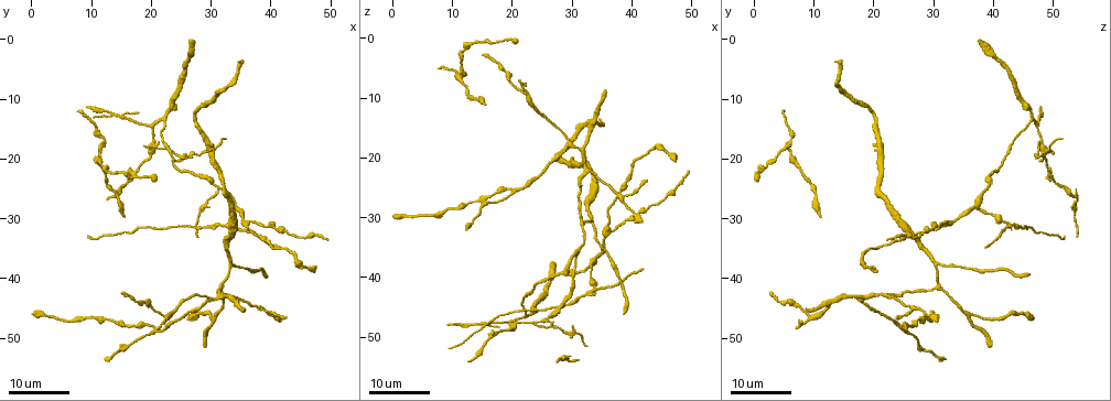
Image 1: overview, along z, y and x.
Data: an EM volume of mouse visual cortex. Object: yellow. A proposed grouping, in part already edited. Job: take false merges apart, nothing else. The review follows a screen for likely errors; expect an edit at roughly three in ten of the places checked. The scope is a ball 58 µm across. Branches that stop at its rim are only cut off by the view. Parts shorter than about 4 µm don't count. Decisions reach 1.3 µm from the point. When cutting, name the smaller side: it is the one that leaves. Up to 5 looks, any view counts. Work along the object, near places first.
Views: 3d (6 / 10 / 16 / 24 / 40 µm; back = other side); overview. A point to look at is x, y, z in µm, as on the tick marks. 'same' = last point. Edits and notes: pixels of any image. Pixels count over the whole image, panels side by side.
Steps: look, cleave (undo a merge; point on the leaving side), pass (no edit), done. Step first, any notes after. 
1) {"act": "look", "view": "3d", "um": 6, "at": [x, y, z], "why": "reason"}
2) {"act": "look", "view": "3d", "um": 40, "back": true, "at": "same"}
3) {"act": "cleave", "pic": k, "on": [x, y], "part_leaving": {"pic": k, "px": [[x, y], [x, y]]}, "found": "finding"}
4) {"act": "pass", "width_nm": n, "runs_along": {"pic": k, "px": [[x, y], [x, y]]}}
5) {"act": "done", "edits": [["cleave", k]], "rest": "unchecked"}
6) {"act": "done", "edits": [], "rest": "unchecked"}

{"act": "look", "view": "3d", "um": 24, "at": [21.0, 18.0, 48.0], "why": "three-way junction"}

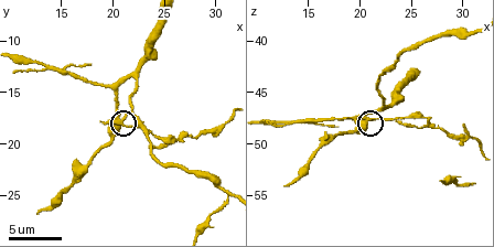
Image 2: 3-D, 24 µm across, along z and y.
{"act": "look", "view": "3d", "um": 6, "at": "same"}

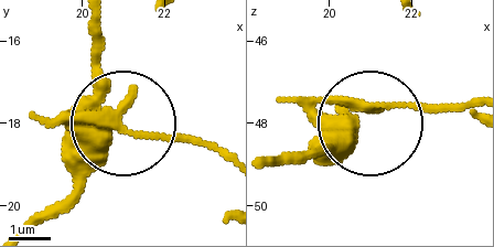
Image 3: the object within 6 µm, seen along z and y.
{"act": "cleave", "pic": 3, "on": [73, 164], "width_nm": 420, "part_leaving": {"pic": 3, "px": [[95, 107], [133, 136], [228, 150]]}, "found": "two neurons meet here"}

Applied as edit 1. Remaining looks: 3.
{"act": "look", "view": "overview"}

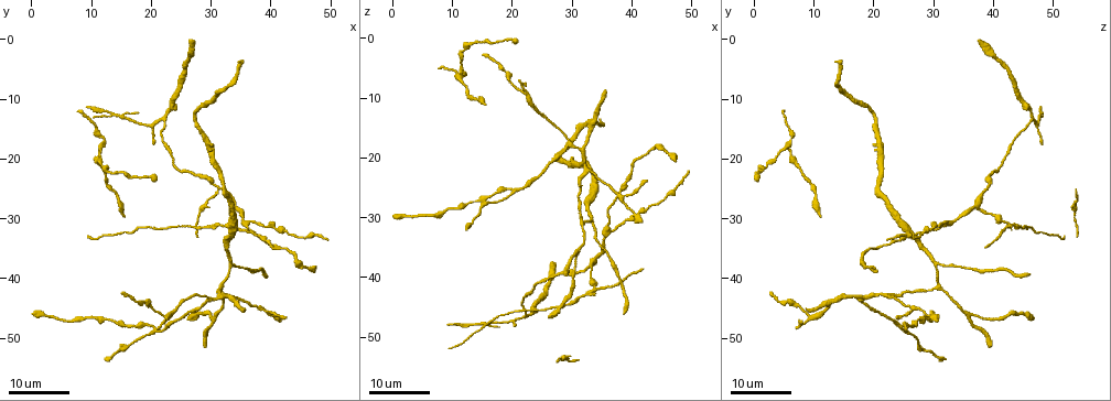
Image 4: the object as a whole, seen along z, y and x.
{"act": "look", "view": "3d", "um": 24, "at": [33.5, 28.0, 37.5], "why": "arms part here"}

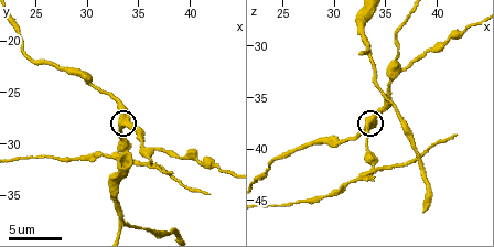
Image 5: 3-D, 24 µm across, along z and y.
{"act": "look", "view": "3d", "um": 6, "at": [33.2, 28.2, 37.4]}

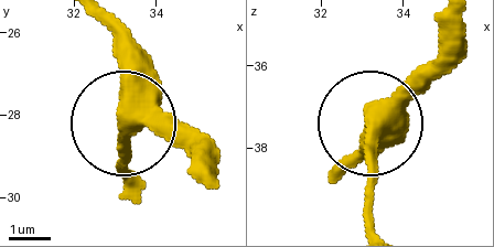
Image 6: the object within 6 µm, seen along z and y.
{"act": "pass", "arms": 3, "found": "all the same neuron"}

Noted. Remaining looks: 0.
{"act": "done", "edits": [["cleave", 3]], "rest": "unchecked"}

